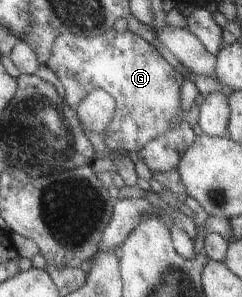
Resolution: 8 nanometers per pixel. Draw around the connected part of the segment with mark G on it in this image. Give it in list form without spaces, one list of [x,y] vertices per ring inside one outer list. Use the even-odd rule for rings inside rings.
[[[111,27],[91,37],[61,33],[53,41],[51,56],[45,65],[59,78],[65,88],[64,100],[73,110],[77,110],[89,92],[97,89],[106,90],[115,99],[113,120],[107,132],[101,134],[112,151],[136,154],[149,140],[167,132],[179,120],[179,90],[184,77],[149,41],[129,29],[119,33]]]

